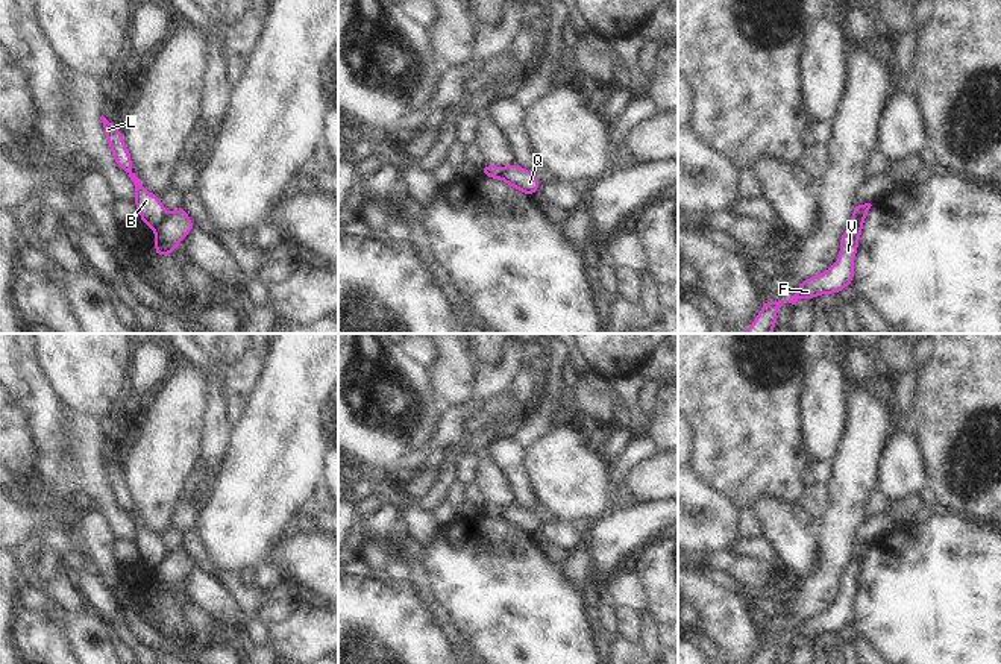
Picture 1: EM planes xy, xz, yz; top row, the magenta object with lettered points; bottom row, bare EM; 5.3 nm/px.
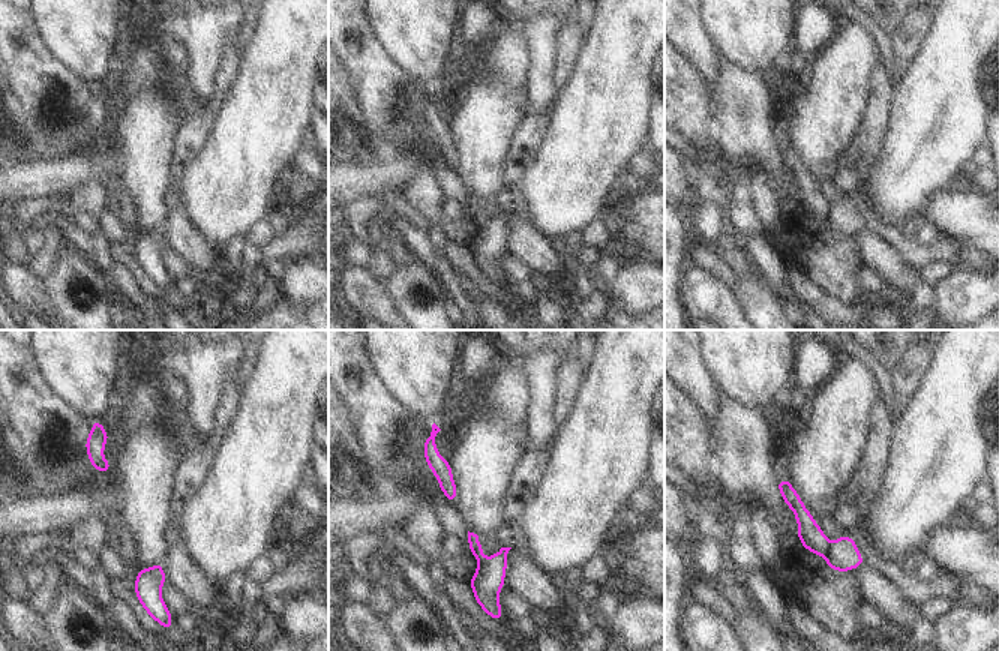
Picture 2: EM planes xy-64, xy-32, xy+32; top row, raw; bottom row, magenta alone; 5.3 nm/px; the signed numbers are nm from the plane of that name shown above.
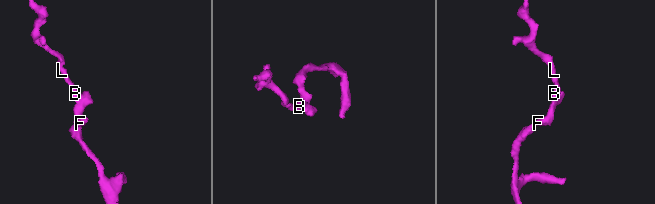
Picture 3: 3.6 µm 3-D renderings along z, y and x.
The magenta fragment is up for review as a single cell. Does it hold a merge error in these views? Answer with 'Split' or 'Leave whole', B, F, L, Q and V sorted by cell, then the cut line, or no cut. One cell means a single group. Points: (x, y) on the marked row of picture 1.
Split. Groups: B L / F Q V. Split along xy (166, 212), (153, 229)

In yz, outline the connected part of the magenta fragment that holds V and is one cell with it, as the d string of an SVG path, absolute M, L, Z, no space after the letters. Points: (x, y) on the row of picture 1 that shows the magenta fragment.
M852 218L840 238L839 259L824 273L804 279L798 285L798 294L790 296L789 303L801 299L814 299L822 294L839 294L854 280L854 259L857 256L864 218Z

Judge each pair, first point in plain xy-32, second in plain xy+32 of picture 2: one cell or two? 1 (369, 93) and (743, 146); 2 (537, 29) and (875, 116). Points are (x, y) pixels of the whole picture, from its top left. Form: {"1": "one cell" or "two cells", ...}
{"1": "two cells", "2": "one cell"}

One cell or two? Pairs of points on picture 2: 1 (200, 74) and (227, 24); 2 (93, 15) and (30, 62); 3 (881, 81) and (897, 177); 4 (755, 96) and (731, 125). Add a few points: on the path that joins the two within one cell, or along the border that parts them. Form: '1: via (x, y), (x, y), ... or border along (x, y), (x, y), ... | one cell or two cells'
1: via (203, 62), (204, 47), (215, 36) | one cell
2: border along (32, 17), (41, 42), (72, 72) | two cells
3: border along (896, 84), (893, 105), (878, 153) | two cells
4: via (747, 102), (737, 113), (737, 117) | one cell

